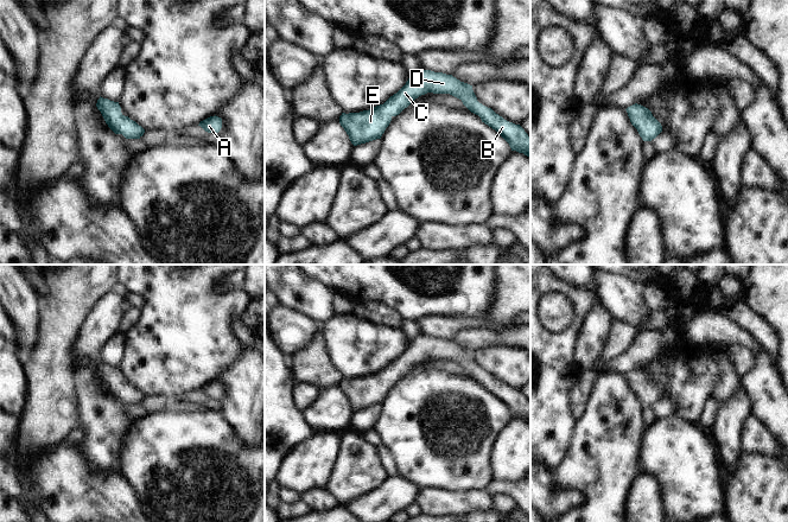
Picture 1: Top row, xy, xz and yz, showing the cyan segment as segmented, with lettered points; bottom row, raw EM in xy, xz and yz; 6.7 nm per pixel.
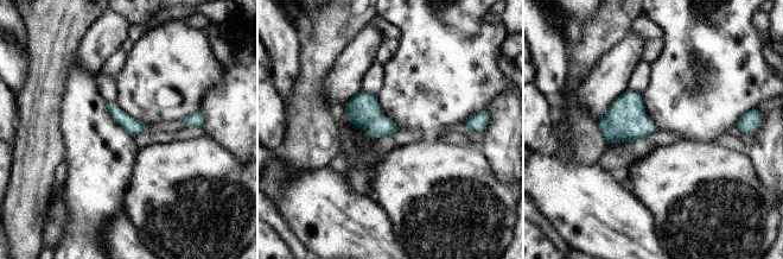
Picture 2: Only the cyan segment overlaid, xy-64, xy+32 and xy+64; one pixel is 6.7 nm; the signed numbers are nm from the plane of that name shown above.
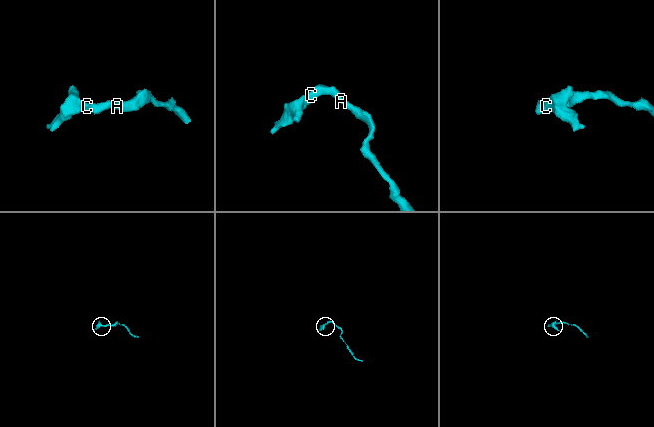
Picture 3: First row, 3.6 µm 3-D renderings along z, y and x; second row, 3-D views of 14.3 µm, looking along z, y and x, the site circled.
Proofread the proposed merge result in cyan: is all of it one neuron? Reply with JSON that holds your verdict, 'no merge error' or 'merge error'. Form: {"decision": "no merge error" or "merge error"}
{"decision": "no merge error"}

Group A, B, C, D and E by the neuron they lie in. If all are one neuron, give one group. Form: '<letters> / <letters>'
A B C D E

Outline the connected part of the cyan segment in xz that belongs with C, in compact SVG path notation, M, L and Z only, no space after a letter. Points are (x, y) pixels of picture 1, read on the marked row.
M418 70L406 84L383 104L360 113L342 113L339 123L354 146L381 139L392 117L399 115L412 101L427 93L450 94L459 98L485 125L495 129L510 146L511 151L530 158L530 138L520 125L504 120L491 108L477 101L472 85L460 82L452 75Z

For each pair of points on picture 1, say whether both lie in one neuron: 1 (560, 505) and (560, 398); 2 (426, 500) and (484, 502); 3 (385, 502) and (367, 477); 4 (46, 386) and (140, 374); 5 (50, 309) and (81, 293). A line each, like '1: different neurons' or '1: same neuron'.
1: different neurons
2: same neuron
3: different neurons
4: different neurons
5: same neuron

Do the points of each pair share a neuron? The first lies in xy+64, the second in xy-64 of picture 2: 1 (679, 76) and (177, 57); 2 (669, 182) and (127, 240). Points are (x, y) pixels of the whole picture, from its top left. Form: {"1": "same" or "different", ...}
{"1": "same", "2": "different"}

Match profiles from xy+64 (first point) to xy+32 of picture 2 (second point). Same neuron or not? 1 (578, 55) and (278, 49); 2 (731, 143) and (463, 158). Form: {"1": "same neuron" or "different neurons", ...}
{"1": "different neurons", "2": "different neurons"}

